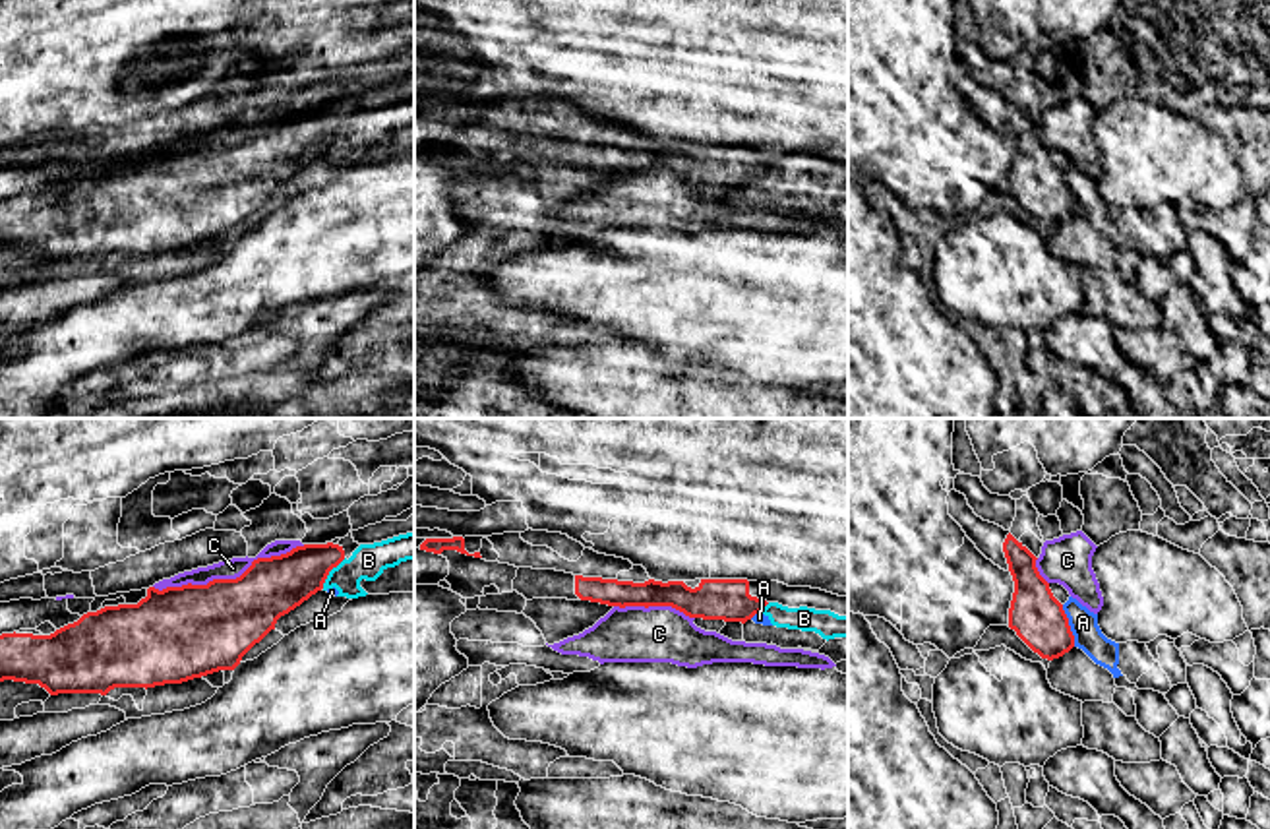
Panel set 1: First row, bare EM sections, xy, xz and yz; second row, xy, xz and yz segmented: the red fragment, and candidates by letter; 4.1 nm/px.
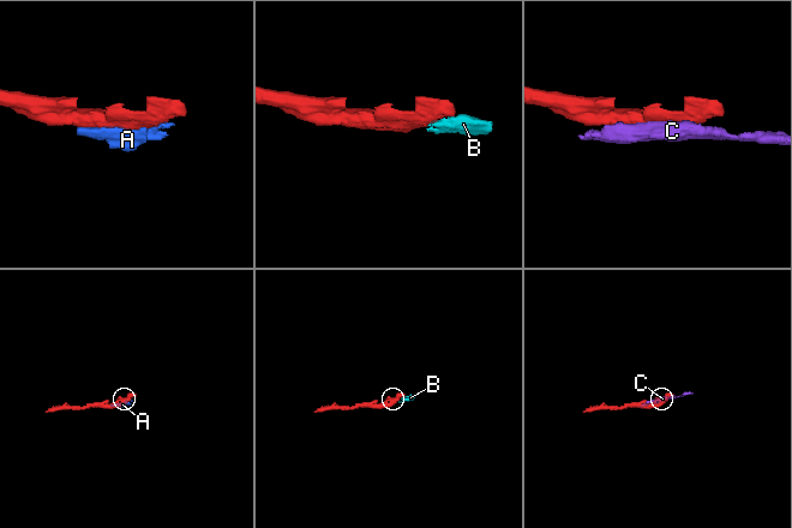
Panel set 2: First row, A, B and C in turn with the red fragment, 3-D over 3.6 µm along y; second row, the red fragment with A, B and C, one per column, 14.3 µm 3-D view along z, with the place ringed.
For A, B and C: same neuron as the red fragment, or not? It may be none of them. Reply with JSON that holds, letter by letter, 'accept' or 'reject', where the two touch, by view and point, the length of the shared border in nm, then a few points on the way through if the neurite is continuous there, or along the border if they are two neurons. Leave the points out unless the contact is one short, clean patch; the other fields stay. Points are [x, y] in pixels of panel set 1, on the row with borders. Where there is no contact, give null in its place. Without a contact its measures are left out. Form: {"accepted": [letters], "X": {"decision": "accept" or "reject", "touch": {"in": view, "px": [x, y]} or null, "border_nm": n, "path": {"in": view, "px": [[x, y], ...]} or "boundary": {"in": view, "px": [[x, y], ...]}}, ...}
{"accepted": ["B"], "A": {"decision": "reject", "touch": {"in": "yz", "px": [1069, 626]}, "border_nm": 190}, "B": {"decision": "accept", "touch": {"in": "xy", "px": [330, 570]}, "border_nm": 160}, "C": {"decision": "reject", "touch": {"in": "xy", "px": [229, 580]}, "border_nm": 650}}

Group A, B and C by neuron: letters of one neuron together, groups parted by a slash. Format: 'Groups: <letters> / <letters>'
Groups: A / B / C

